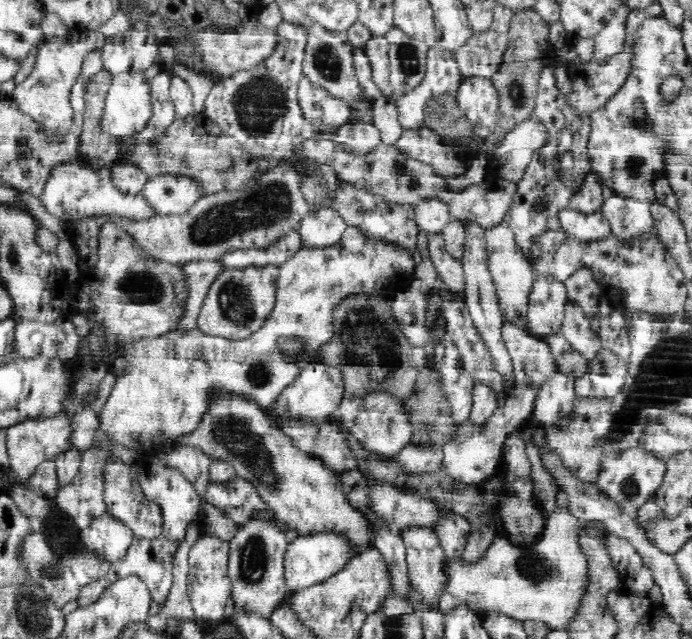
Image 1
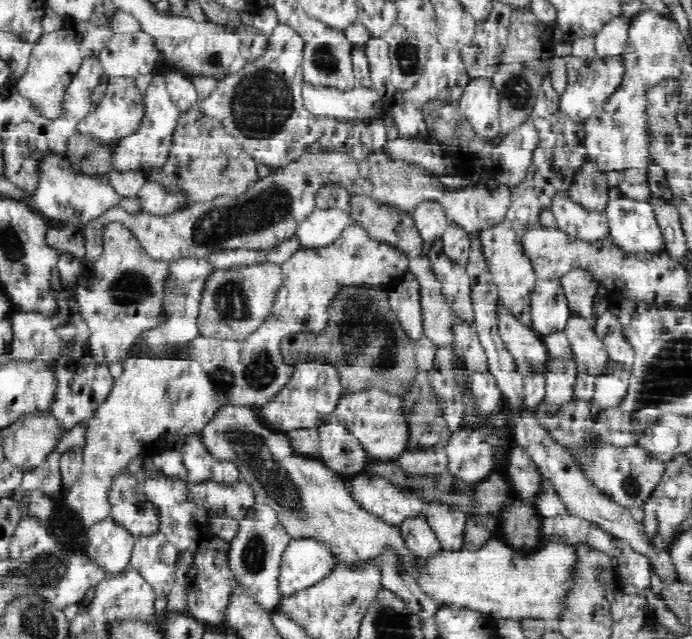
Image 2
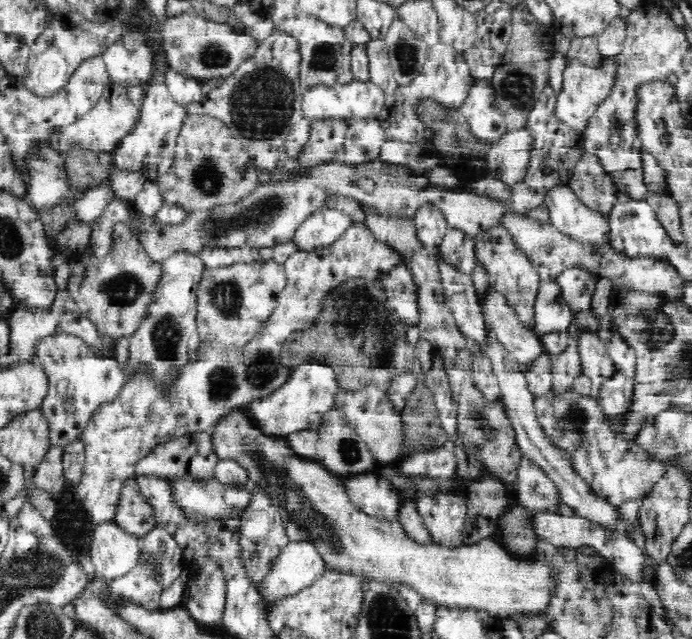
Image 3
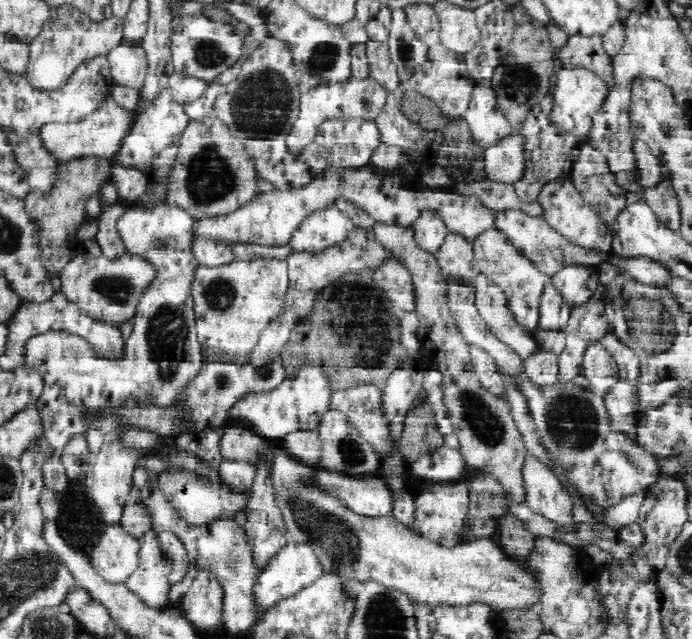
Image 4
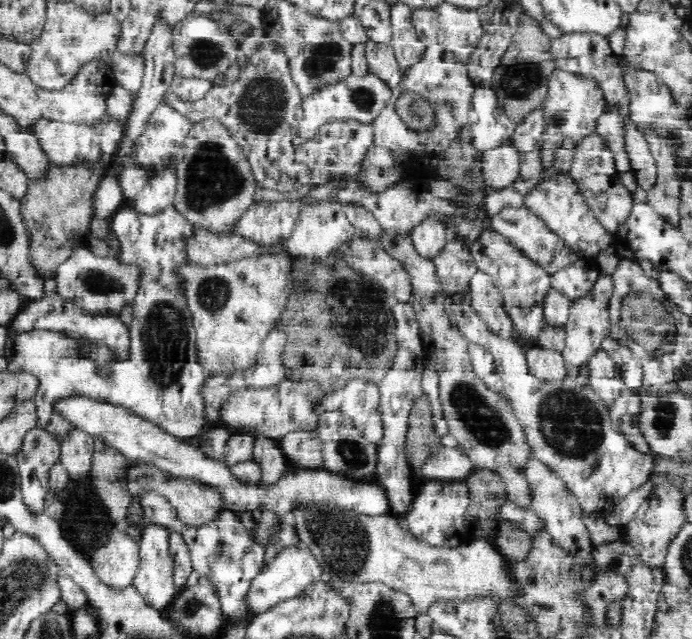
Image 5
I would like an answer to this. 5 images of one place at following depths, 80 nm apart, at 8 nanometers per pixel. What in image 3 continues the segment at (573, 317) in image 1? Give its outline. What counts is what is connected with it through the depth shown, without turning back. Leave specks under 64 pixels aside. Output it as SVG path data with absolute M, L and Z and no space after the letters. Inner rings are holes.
M584 332L578 338L581 367L584 376L592 381L594 391L599 390L616 374L616 365L598 334Z

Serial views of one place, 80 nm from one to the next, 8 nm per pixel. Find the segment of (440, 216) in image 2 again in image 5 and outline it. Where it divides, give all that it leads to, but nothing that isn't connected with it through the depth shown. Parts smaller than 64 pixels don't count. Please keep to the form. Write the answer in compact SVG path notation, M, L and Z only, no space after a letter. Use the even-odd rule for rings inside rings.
M434 215L414 226L409 236L418 255L430 261L442 253L449 239L445 224Z

